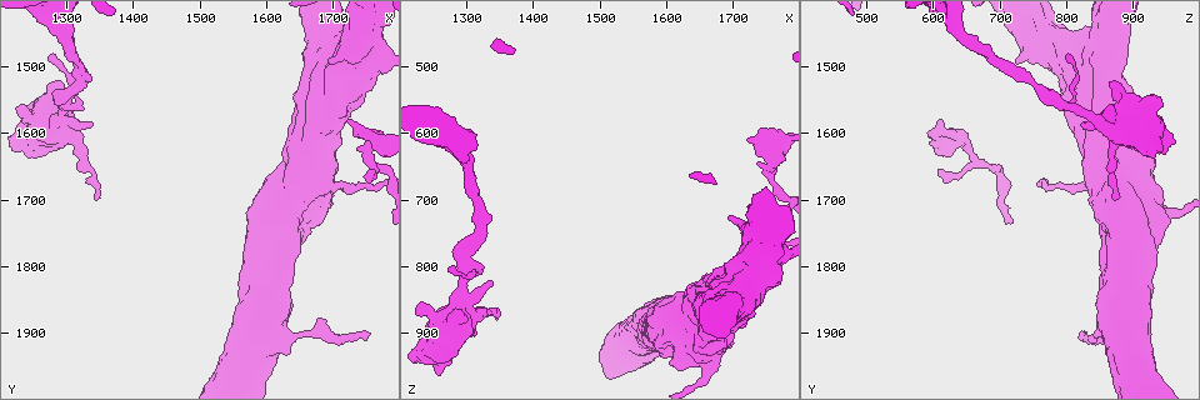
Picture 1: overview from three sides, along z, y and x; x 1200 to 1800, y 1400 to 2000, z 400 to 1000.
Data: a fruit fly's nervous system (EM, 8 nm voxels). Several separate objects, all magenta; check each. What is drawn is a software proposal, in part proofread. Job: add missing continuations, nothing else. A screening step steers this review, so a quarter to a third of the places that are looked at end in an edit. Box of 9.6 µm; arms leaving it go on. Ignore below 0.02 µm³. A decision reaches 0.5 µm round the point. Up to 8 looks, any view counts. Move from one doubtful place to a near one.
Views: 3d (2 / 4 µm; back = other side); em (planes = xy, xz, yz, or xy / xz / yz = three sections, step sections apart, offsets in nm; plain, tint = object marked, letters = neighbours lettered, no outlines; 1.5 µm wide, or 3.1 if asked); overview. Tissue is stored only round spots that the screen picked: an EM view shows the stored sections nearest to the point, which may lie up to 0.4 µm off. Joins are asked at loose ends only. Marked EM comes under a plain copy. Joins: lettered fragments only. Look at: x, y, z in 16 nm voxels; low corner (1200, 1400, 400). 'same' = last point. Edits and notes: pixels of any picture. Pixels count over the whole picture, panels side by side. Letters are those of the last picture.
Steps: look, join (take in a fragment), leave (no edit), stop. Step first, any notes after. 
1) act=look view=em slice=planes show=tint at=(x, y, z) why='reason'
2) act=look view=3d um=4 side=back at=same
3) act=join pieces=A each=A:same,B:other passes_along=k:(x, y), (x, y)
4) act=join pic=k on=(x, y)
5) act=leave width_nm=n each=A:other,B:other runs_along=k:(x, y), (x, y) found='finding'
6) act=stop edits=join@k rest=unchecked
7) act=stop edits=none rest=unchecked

act=look view=em slice=xz step=4 show=tint at=(1715, 1580, 615) why='branch stops here'

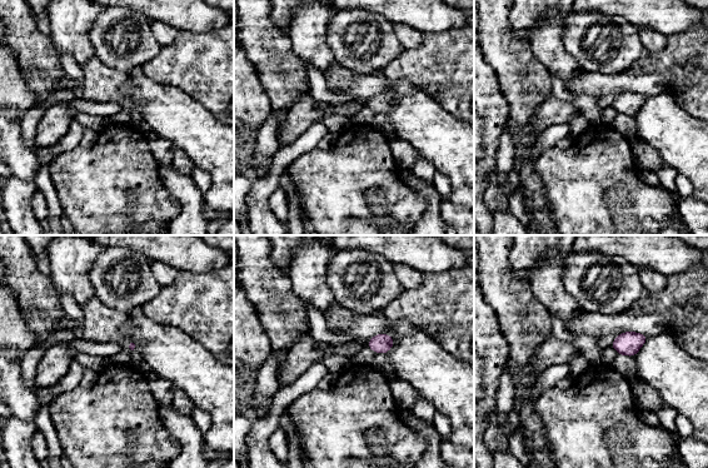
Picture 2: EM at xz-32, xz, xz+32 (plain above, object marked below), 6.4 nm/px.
act=look view=em slice=planes show=letters at=same why='cut it another way'

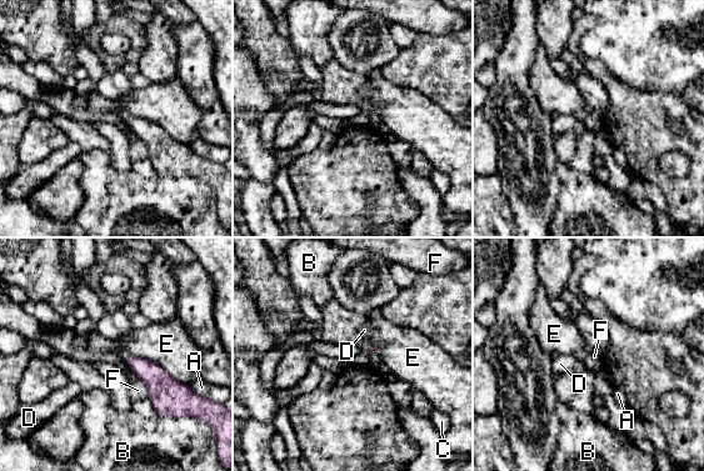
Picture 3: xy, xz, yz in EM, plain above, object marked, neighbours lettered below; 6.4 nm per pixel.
act=leave each=A:other,B:other,C:other,D:other,E:other,F:other border=3:(138, 376), (148, 387), (148, 397) found='none of them fits'

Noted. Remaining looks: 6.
act=look view=3d um=2 side=back at=(1690, 1490, 725) why='thick end'

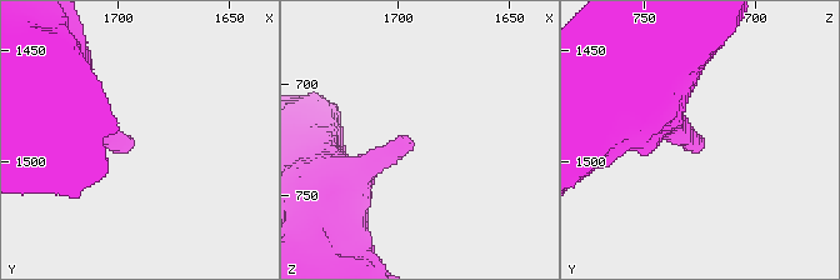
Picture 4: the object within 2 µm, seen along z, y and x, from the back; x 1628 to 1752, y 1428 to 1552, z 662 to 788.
act=look view=em slice=planes show=tint at=(1694, 1492, 725) why='now the EM'

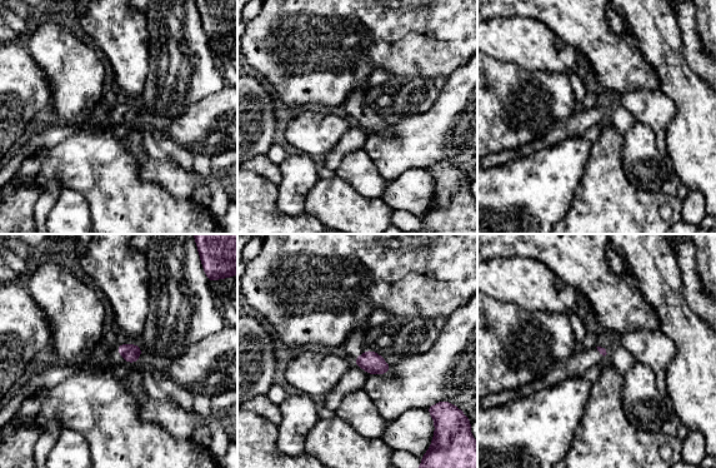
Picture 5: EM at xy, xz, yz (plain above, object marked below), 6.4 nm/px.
act=look view=em slice=planes show=letters at=same why='see the neighbours'

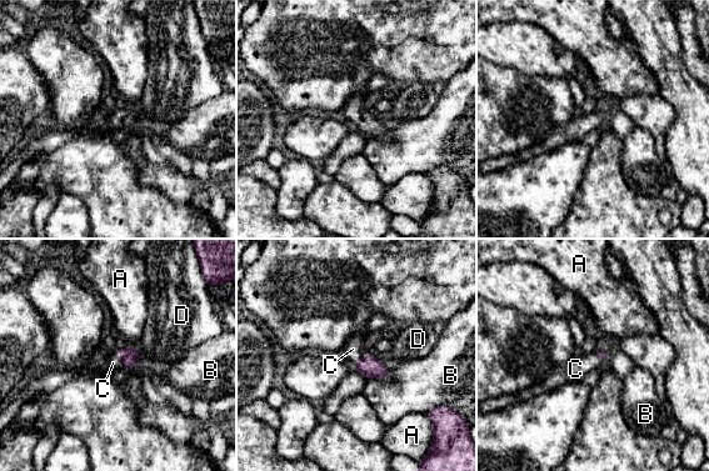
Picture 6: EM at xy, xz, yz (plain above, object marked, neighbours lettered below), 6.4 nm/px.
act=join pieces=C each=A:other,B:other,C:same,D:other passes_along=6:(372, 367), (360, 359), (353, 349) found='it goes on there'

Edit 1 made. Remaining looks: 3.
act=look view=overview

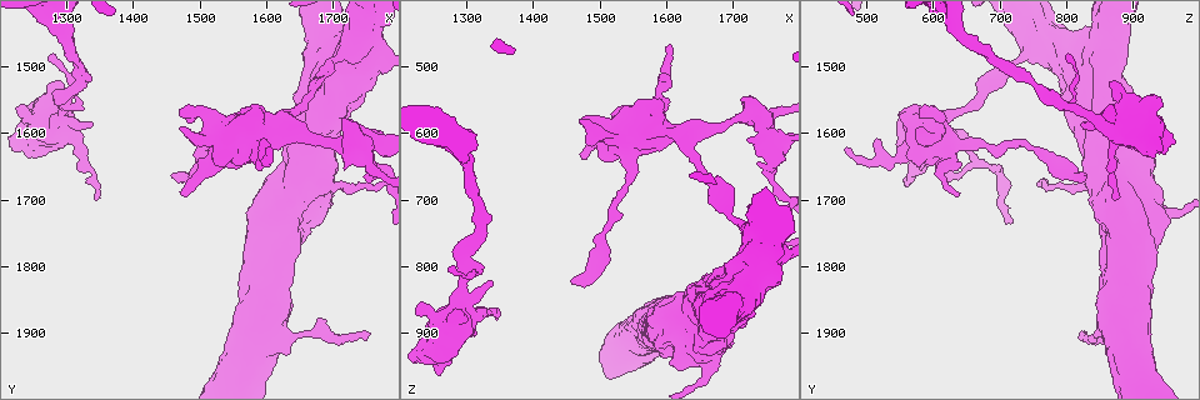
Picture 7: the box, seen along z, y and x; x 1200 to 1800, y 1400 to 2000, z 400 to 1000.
act=look view=3d um=2 side=back at=(1280, 1485, 805) why='free end'

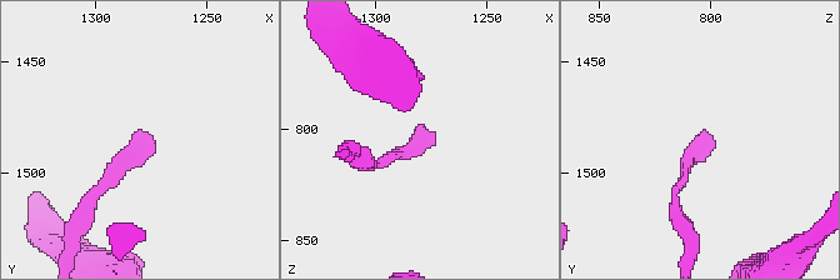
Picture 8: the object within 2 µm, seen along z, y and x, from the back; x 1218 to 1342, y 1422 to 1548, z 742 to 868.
act=look view=em slice=planes show=letters at=(1283, 1483, 800)

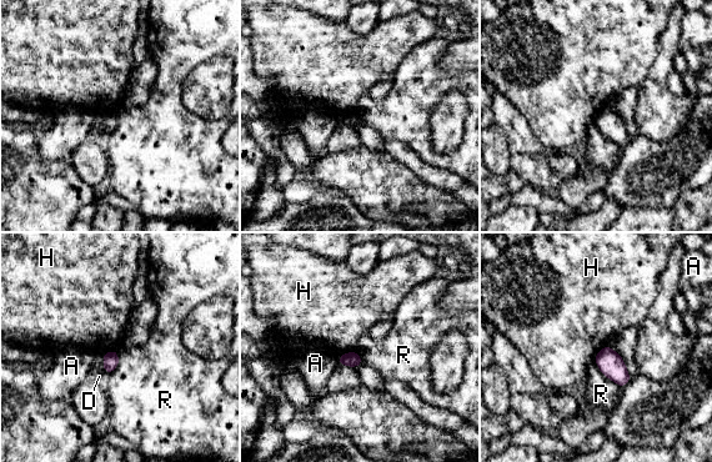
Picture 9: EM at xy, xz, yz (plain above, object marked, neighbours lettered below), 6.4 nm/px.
act=leave width_nm=90 each=A:other,D:other,H:other,R:other border=9:(595, 356), (597, 367), (621, 387) found='no lettered fragment goes on from it'

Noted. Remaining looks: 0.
act=stop edits=join@6 rest=unchecked

